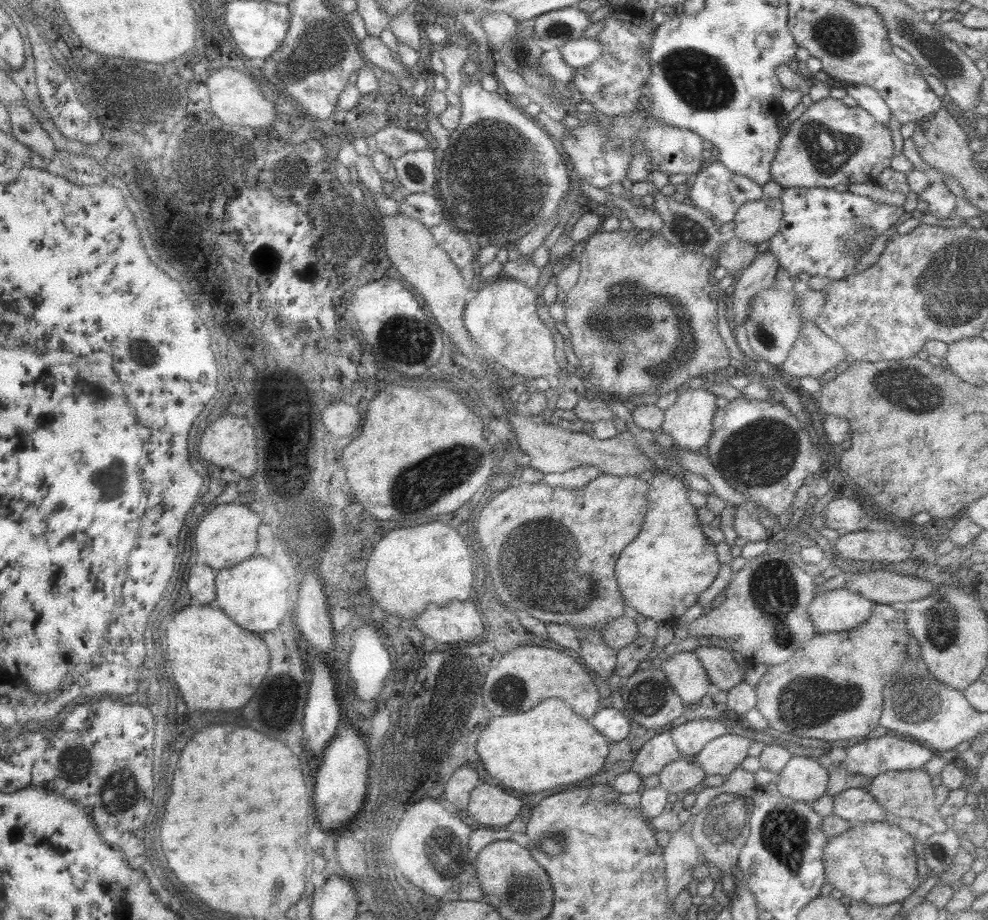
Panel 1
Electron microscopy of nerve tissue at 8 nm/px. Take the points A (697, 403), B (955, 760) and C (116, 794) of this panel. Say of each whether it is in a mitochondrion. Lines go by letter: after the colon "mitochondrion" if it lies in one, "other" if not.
A: other
B: other
C: mitochondrion

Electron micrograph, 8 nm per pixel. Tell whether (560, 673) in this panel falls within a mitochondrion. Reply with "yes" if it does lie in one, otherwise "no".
no

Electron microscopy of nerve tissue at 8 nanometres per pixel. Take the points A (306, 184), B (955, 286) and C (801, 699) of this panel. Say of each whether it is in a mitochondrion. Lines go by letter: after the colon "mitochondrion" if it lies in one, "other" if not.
A: mitochondrion
B: mitochondrion
C: mitochondrion

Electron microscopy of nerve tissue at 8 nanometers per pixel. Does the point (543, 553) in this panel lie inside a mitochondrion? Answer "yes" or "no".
yes

